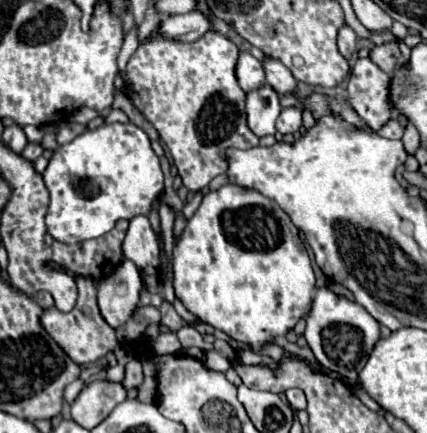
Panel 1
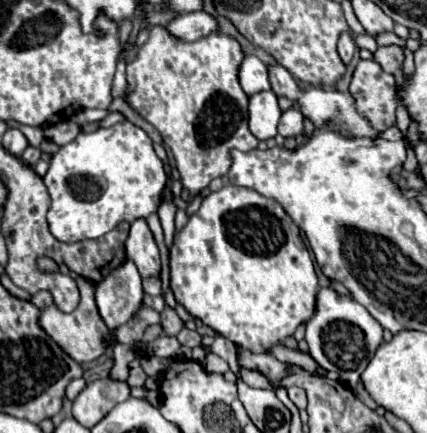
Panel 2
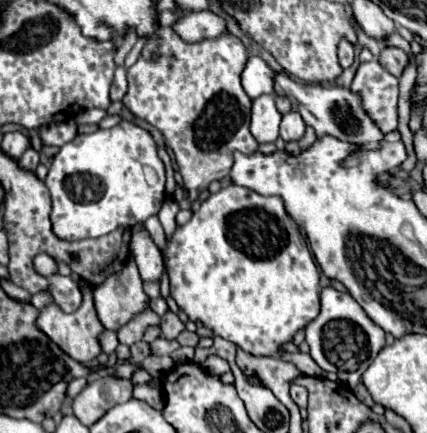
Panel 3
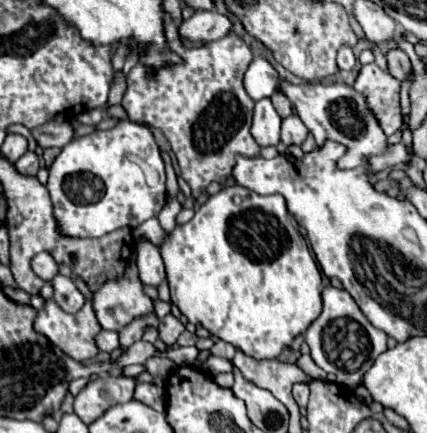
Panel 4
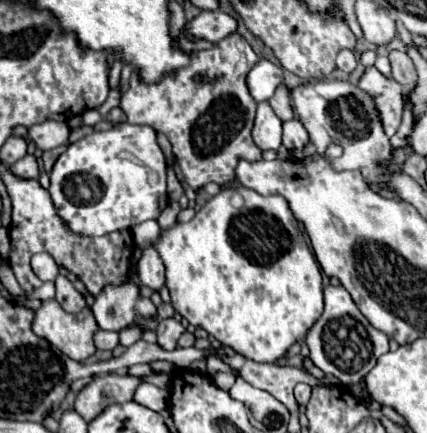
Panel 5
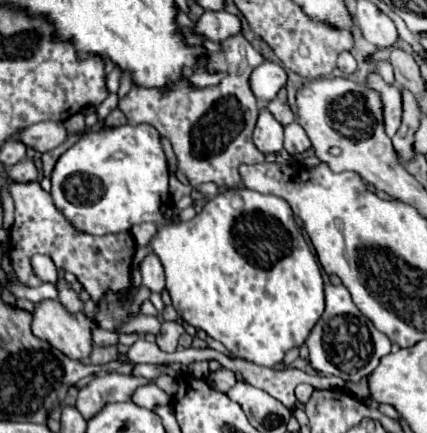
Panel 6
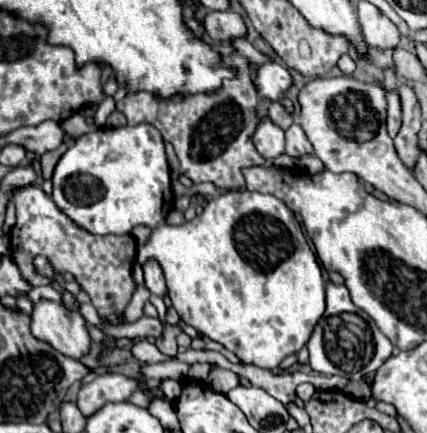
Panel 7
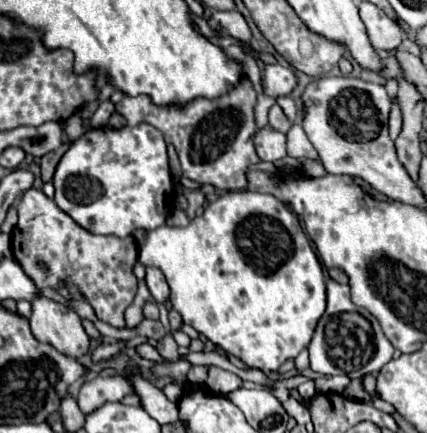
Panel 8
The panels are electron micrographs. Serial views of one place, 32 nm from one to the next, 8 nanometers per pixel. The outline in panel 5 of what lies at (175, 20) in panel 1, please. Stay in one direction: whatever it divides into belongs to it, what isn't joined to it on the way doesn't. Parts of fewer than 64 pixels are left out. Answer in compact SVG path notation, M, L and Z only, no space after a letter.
M200 12L192 20L186 22L184 30L194 38L194 40L208 40L208 42L218 42L224 36L236 32L236 20L224 12Z

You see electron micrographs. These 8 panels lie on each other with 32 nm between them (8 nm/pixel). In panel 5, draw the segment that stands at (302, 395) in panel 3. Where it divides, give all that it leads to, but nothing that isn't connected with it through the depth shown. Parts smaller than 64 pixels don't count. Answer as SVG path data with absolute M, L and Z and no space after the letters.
M296 384L296 388L294 388L294 398L296 398L296 402L298 402L300 406L306 406L306 404L308 404L308 398L310 398L310 392L312 392L312 388L310 388L308 384Z

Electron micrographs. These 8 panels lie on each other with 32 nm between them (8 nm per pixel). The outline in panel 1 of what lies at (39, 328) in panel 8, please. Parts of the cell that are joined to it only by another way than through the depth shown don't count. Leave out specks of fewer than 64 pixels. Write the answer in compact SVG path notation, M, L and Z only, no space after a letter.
M82 276L82 282L86 284L86 288L82 288L82 296L78 296L76 306L70 312L60 312L58 308L48 308L48 310L44 310L44 316L42 316L42 326L46 328L46 332L78 366L92 364L92 362L104 358L108 352L112 352L118 346L116 330L106 324L106 320L102 318L102 314L98 310L96 280Z

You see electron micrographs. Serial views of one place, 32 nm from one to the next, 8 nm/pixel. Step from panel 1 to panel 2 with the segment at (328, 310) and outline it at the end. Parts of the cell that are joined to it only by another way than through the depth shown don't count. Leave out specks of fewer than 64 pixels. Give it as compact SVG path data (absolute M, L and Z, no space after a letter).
M320 288L316 294L316 312L306 322L306 342L320 368L326 372L336 372L346 386L354 388L368 360L382 344L382 326L356 300L340 296L332 288Z

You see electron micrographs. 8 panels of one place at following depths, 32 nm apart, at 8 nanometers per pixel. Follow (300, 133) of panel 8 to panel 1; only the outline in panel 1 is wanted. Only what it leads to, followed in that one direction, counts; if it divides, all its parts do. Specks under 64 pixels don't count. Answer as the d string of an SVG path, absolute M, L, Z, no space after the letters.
M282 108L278 120L276 120L276 130L282 134L292 134L302 126L302 114L300 108Z

